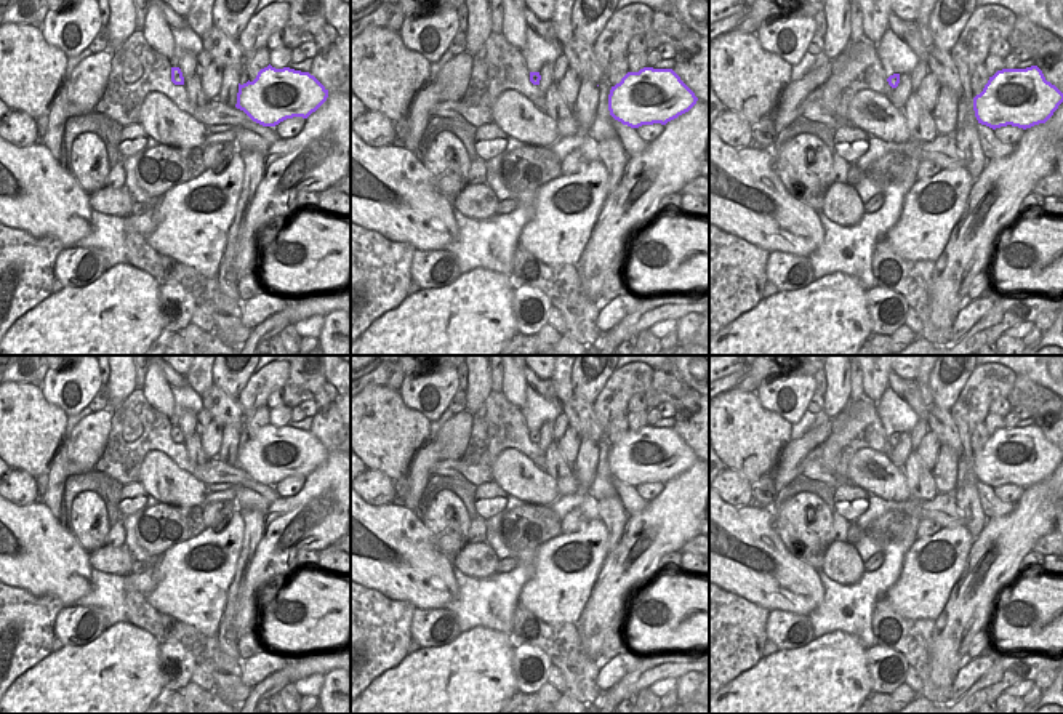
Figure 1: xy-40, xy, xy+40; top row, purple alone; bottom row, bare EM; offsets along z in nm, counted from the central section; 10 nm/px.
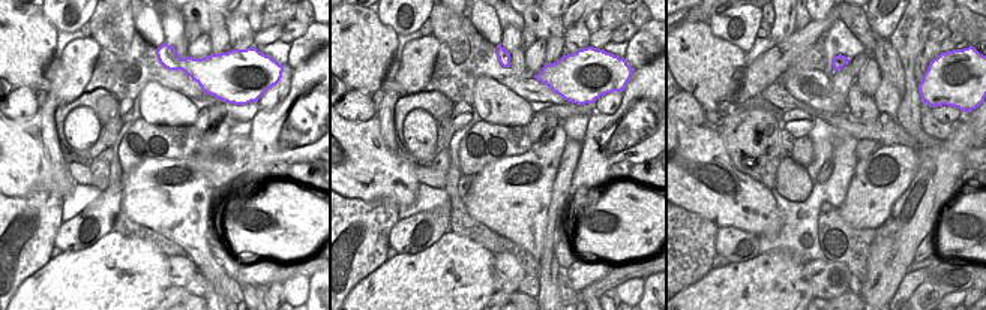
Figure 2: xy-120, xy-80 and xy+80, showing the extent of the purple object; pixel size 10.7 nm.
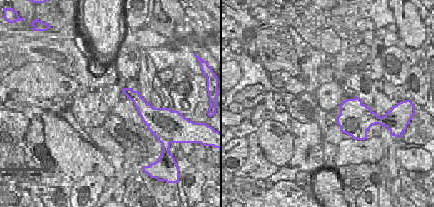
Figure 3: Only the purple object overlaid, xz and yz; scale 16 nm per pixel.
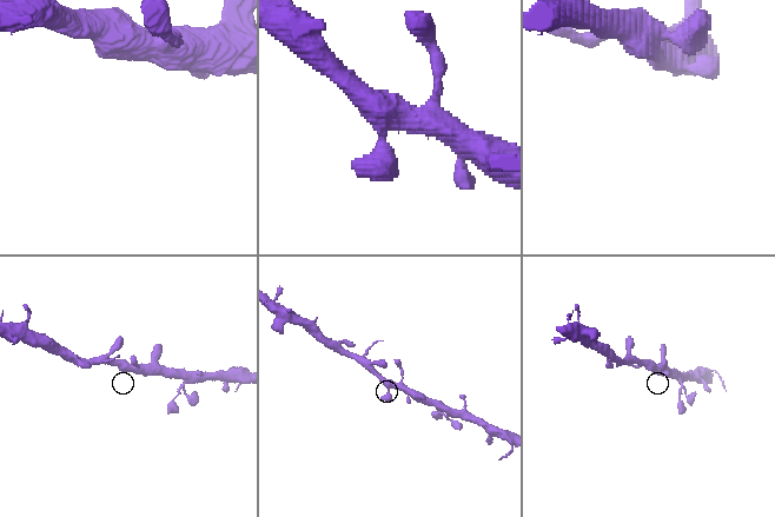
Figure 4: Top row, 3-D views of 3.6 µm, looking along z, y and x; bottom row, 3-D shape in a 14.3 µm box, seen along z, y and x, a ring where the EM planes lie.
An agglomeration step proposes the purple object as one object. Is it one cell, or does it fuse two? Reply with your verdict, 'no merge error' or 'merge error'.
no merge error

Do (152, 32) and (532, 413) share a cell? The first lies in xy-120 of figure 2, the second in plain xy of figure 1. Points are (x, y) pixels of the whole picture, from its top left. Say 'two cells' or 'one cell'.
two cells

